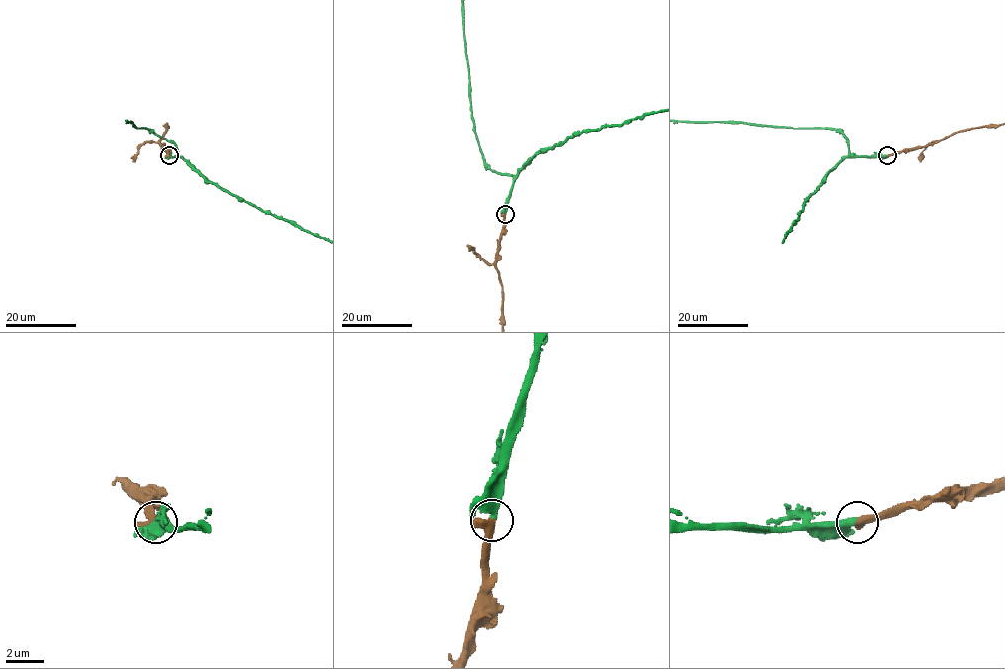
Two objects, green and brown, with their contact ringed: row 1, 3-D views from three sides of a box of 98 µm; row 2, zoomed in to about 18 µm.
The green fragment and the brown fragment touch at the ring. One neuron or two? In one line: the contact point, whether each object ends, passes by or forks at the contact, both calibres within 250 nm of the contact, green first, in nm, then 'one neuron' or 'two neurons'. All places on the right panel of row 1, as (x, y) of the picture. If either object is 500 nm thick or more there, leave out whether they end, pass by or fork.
place (887, 155); calibres 500 and 500 nm; one neuron

